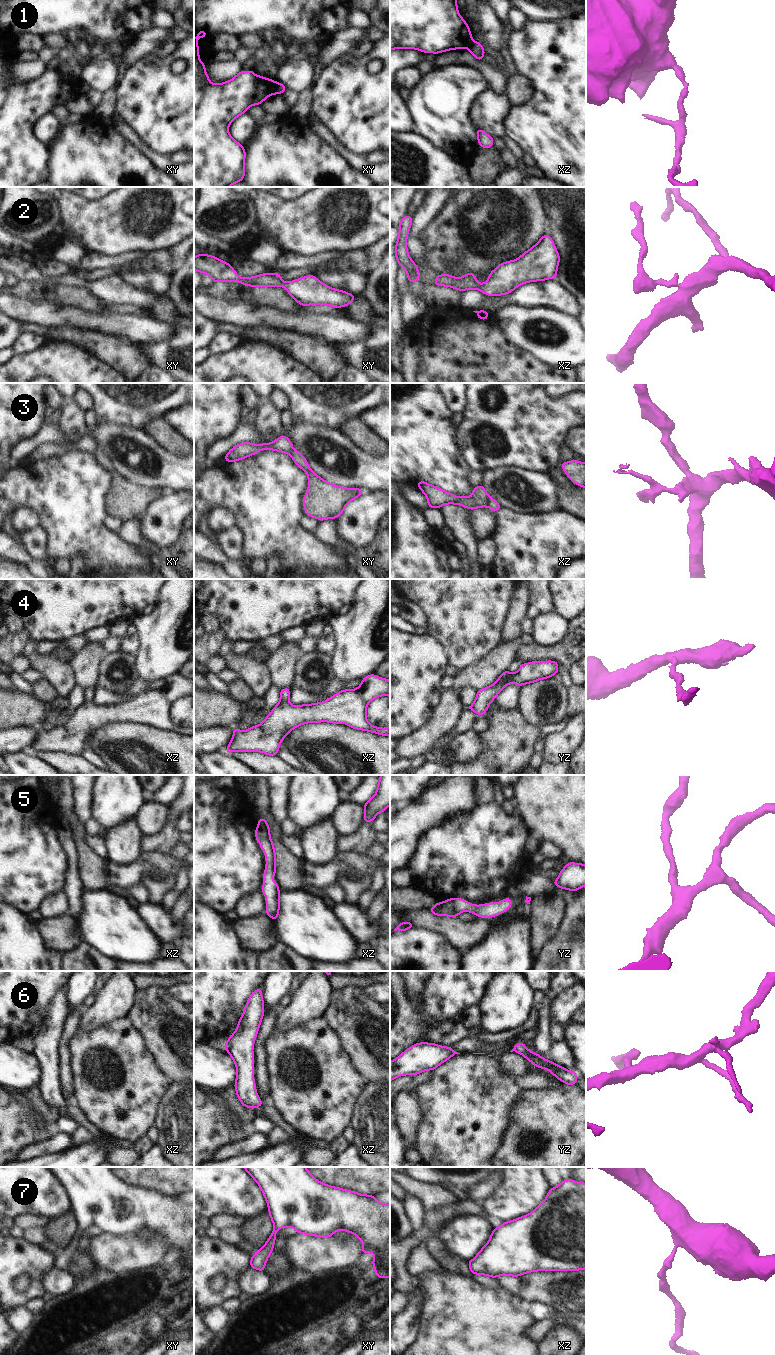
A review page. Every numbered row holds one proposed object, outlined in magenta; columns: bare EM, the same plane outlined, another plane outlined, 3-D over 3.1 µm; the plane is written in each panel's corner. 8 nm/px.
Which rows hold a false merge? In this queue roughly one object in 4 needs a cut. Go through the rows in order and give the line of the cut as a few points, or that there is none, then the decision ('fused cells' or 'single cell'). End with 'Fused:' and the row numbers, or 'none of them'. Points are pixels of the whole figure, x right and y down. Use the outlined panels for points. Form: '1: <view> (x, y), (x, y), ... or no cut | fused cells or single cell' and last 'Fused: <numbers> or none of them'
1: xy (273, 81), (275, 93) | fused cells
2: no cut | single cell
3: xz (488, 496), (485, 505) | fused cells
4: no cut | single cell
5: no cut | single cell
6: no cut | single cell
7: no cut | single cell
Fused: 1, 3

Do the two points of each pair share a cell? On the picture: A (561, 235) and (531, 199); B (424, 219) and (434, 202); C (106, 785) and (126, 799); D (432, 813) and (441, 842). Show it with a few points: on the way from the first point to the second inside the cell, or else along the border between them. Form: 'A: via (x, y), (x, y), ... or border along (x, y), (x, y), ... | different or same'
A: border along (543, 210), (546, 218) | different
B: via (424, 215), (431, 206) | same
C: via (111, 785), (121, 795) | same
D: border along (456, 811), (446, 814), (416, 837) | different

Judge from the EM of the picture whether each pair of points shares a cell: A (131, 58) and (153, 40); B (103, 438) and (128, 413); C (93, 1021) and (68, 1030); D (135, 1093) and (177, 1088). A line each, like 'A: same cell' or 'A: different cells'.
A: same cell
B: different cells
C: different cells
D: different cells

